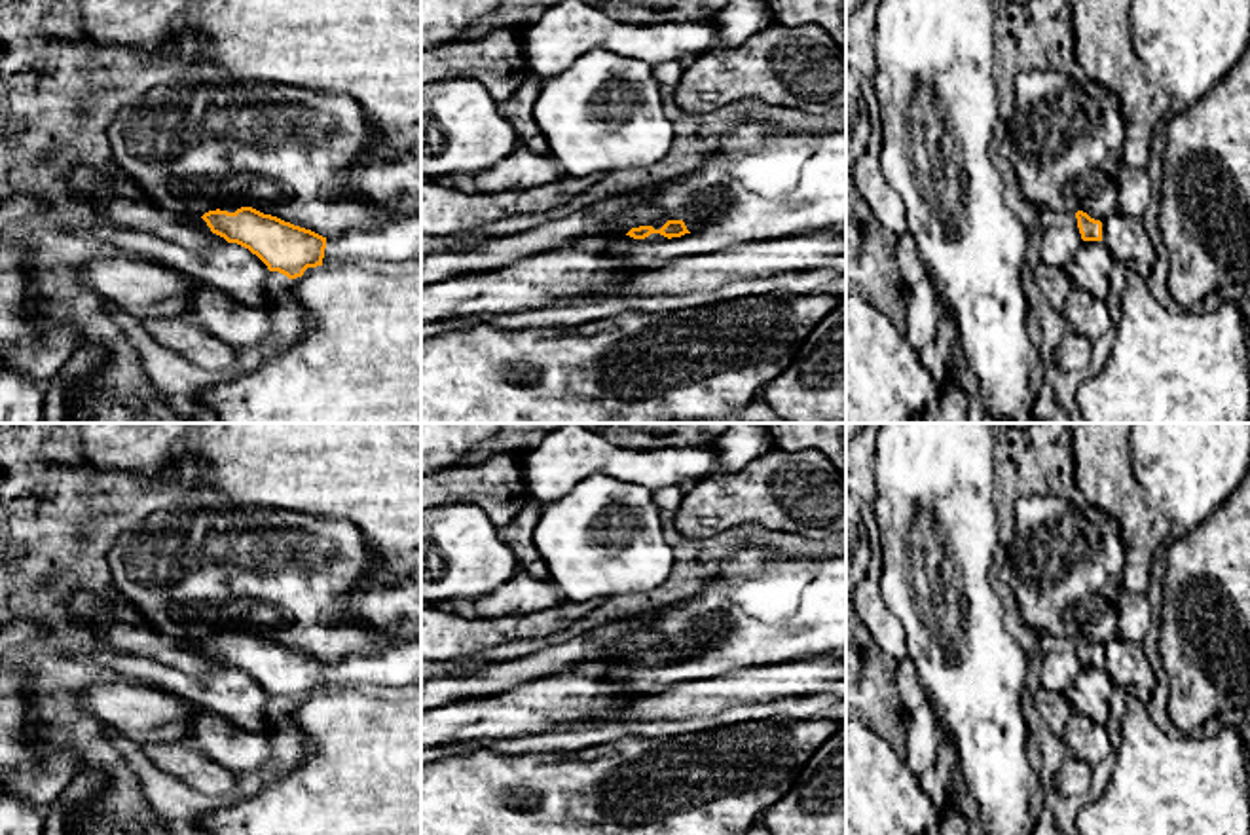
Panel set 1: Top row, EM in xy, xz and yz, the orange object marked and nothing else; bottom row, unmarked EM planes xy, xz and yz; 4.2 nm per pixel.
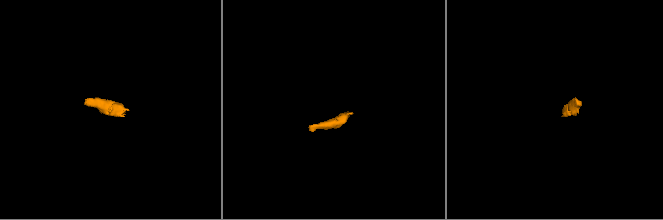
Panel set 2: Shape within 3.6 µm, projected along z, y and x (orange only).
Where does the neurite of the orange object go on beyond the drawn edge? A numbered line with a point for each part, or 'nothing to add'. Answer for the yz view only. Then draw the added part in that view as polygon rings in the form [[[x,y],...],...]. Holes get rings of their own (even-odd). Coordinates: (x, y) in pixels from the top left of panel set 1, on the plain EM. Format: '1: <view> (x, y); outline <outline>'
nothing to add

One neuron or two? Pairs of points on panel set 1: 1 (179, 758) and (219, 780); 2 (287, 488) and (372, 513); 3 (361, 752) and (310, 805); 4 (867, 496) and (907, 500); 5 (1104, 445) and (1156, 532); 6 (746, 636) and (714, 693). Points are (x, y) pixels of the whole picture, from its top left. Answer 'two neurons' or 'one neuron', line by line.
1: one neuron
2: one neuron
3: one neuron
4: two neurons
5: one neuron
6: two neurons

